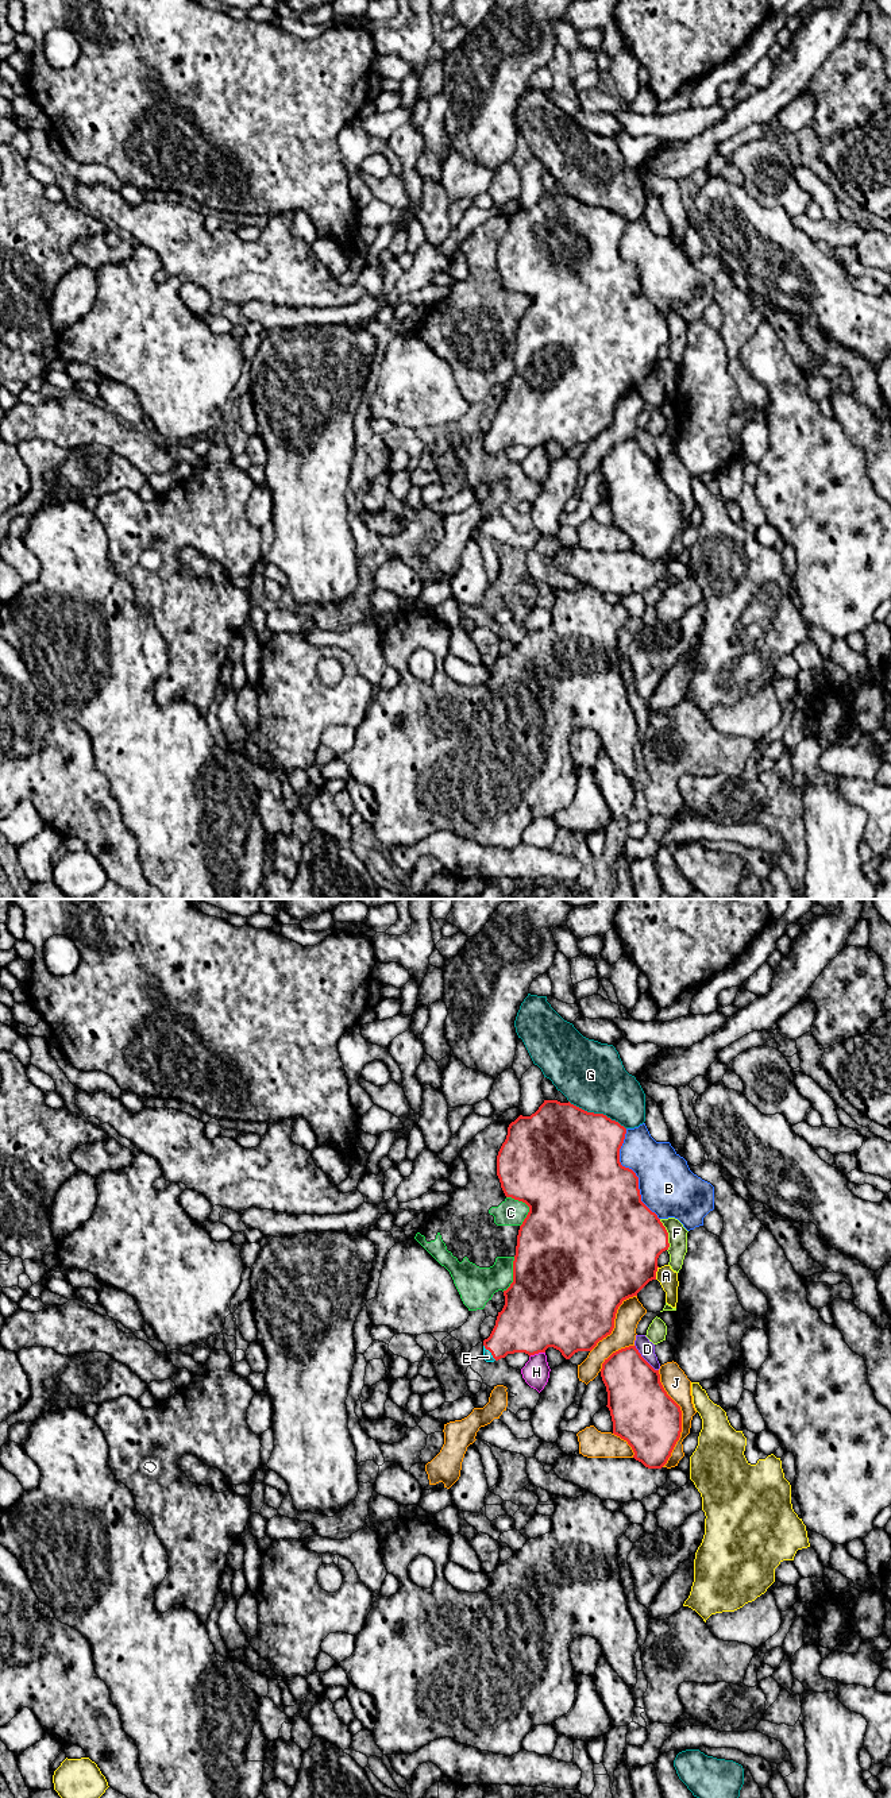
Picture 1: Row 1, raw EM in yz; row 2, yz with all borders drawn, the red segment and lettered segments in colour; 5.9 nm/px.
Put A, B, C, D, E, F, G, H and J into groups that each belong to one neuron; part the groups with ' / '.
A / B / C / D / E / F / G / H / J

